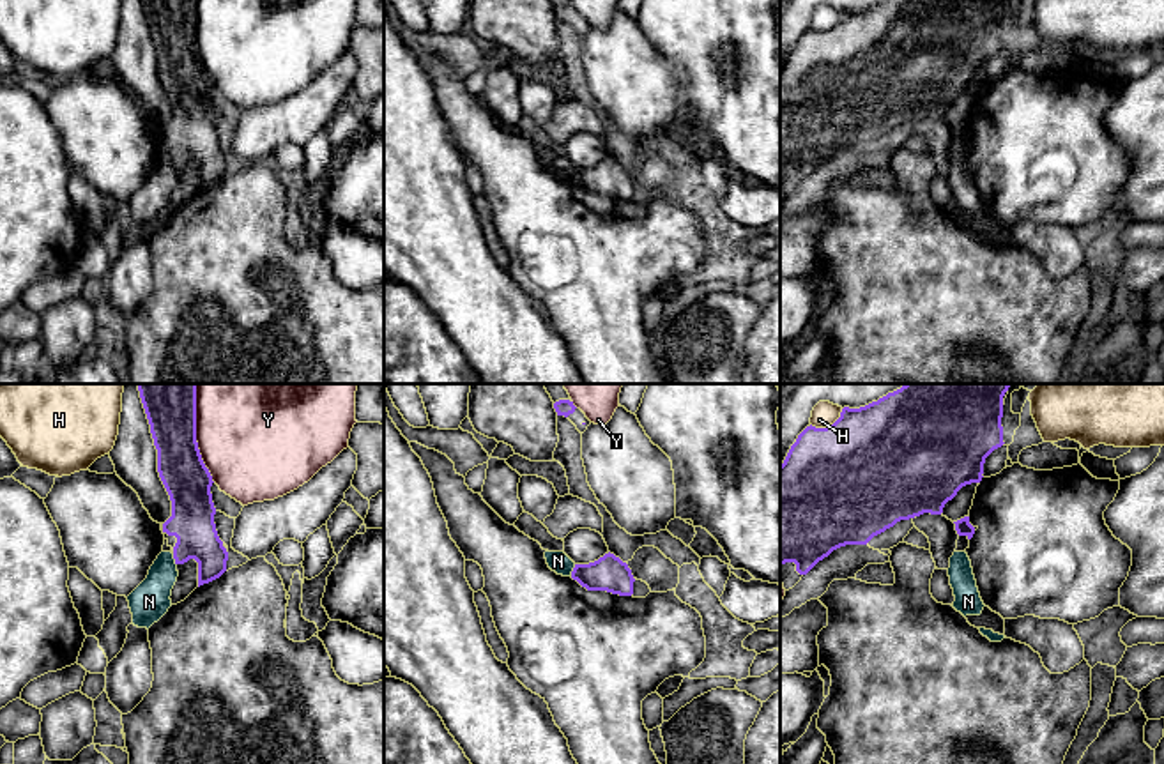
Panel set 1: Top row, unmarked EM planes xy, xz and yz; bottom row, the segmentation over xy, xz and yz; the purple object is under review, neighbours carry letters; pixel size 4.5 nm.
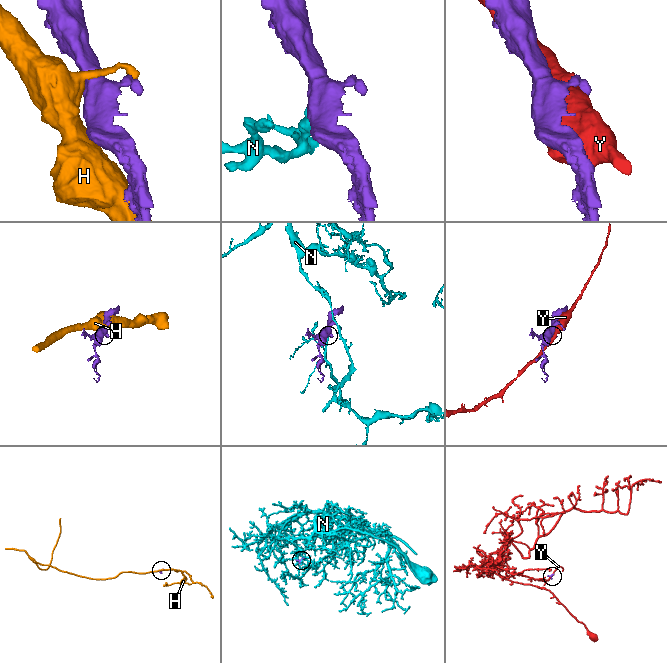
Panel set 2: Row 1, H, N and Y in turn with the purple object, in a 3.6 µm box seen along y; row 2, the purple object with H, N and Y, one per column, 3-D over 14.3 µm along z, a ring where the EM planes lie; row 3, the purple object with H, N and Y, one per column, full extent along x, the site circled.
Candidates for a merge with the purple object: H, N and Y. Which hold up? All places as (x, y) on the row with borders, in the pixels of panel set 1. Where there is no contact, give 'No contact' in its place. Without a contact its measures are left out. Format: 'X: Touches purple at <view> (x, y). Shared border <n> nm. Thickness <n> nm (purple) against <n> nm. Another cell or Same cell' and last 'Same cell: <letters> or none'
H: Touches purple at yz (830, 425). Shared border 170 nm. Thickness 500 nm (purple) against 110 nm. Another cell
N: Touches purple at xz (574, 570). Shared border 60 nm. Thickness 160 nm (purple) against 100 nm. Another cell
Y: Touches purple at xy (195, 434). Shared border 460 nm. Thickness 260 nm (purple) against 500 nm. Another cell
Same cell: none

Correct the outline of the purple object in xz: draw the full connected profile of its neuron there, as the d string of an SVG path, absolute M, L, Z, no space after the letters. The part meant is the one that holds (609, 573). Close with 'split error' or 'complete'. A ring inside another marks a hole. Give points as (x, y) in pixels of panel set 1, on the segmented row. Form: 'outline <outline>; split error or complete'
outline M610 552L594 562L575 564L571 578L587 591L607 591L619 596L633 594L635 578L632 569Z; complete

